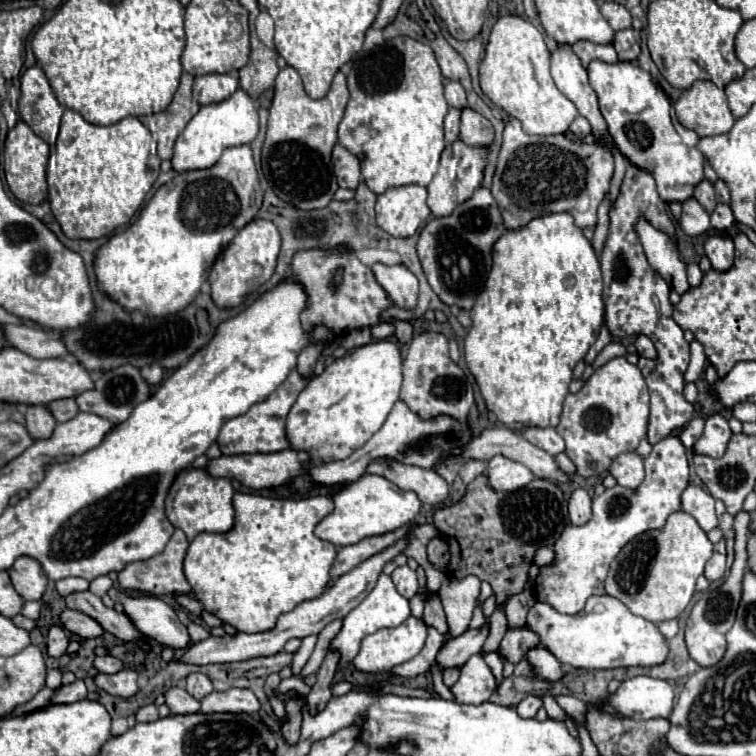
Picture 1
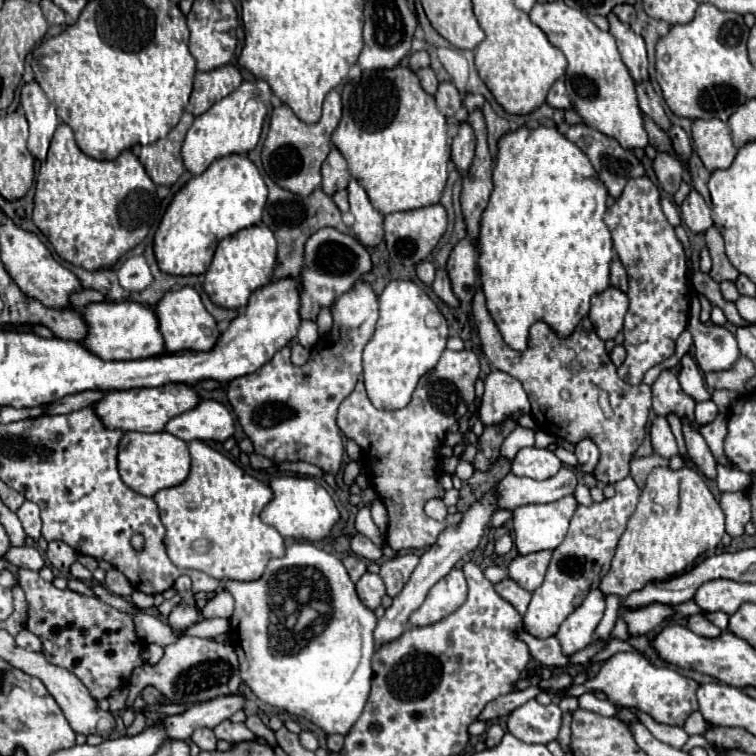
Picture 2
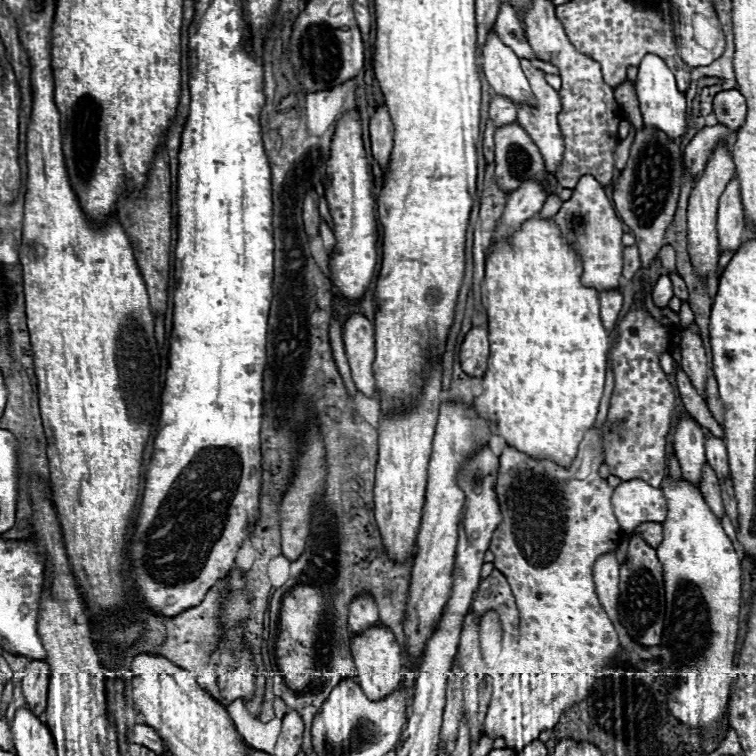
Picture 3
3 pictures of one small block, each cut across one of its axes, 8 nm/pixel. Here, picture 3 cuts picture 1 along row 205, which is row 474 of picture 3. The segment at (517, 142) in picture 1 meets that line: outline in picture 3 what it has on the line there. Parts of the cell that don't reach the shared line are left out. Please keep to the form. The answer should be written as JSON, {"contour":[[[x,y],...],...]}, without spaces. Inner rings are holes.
{"contour":[[[604,428],[588,430],[578,448],[578,456],[568,468],[562,468],[552,460],[532,458],[512,446],[500,456],[496,492],[504,520],[494,532],[490,550],[496,556],[494,568],[506,576],[520,612],[520,648],[516,660],[522,664],[510,664],[510,676],[500,684],[492,684],[492,702],[482,728],[484,736],[504,738],[506,748],[516,752],[534,742],[542,730],[554,728],[562,710],[568,710],[574,702],[586,698],[600,679],[616,672],[620,664],[622,647],[618,634],[604,612],[592,582],[596,558],[616,550],[622,536],[622,528],[618,526],[610,504],[612,488],[598,474],[598,468],[604,464],[604,452],[600,452],[602,438]],[[582,468],[588,470],[586,478],[580,478]]]}

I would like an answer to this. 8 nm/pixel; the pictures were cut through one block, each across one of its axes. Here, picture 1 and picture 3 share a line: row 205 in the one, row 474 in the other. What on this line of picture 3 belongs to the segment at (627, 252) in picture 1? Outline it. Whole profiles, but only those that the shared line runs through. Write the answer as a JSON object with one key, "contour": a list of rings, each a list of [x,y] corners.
{"contour":[[[640,304],[622,318],[620,336],[610,352],[614,368],[614,392],[610,398],[610,410],[606,418],[606,440],[604,440],[606,464],[610,466],[610,474],[618,476],[620,480],[644,480],[654,488],[658,488],[666,476],[666,436],[670,432],[670,422],[676,412],[674,386],[668,382],[666,374],[658,364],[658,356],[666,352],[668,346],[670,346],[668,328],[664,328],[656,318],[652,318],[652,314],[644,310],[644,304]]]}

